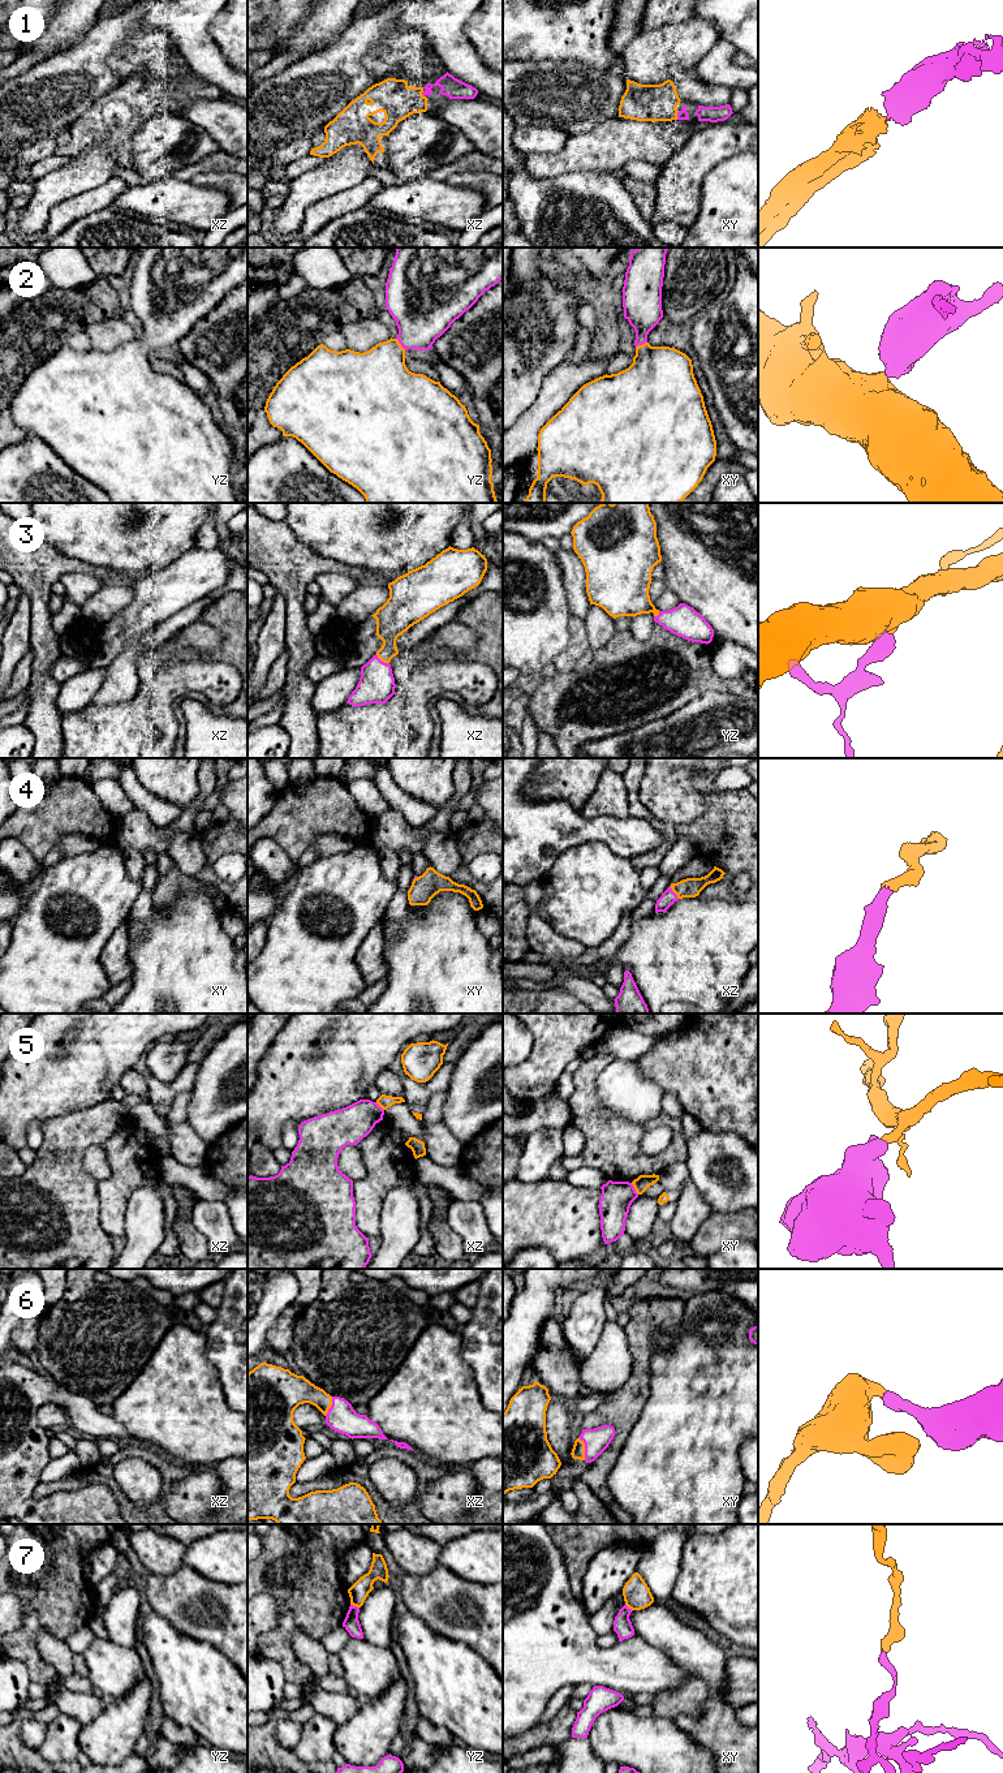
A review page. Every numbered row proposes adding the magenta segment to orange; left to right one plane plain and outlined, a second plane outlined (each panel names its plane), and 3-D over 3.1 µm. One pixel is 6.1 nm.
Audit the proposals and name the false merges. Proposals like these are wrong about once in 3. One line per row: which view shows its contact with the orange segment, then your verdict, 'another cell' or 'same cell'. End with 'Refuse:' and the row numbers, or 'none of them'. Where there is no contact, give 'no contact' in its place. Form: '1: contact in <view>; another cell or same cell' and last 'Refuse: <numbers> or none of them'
1: contact in xy; same cell
2: contact in yz; same cell
3: contact in xz; same cell
4: contact in xz; same cell
5: contact in xy; another cell
6: contact in xy; same cell
7: contact in yz; another cell
Refuse: 5, 7

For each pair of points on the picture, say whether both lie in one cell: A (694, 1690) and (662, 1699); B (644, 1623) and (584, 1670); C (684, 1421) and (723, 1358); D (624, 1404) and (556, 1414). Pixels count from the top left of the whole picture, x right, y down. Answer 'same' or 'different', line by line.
A: same
B: different
C: same
D: different

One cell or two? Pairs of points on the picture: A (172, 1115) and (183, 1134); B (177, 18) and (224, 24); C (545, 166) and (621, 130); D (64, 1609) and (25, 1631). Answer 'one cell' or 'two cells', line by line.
A: two cells
B: two cells
C: one cell
D: one cell

